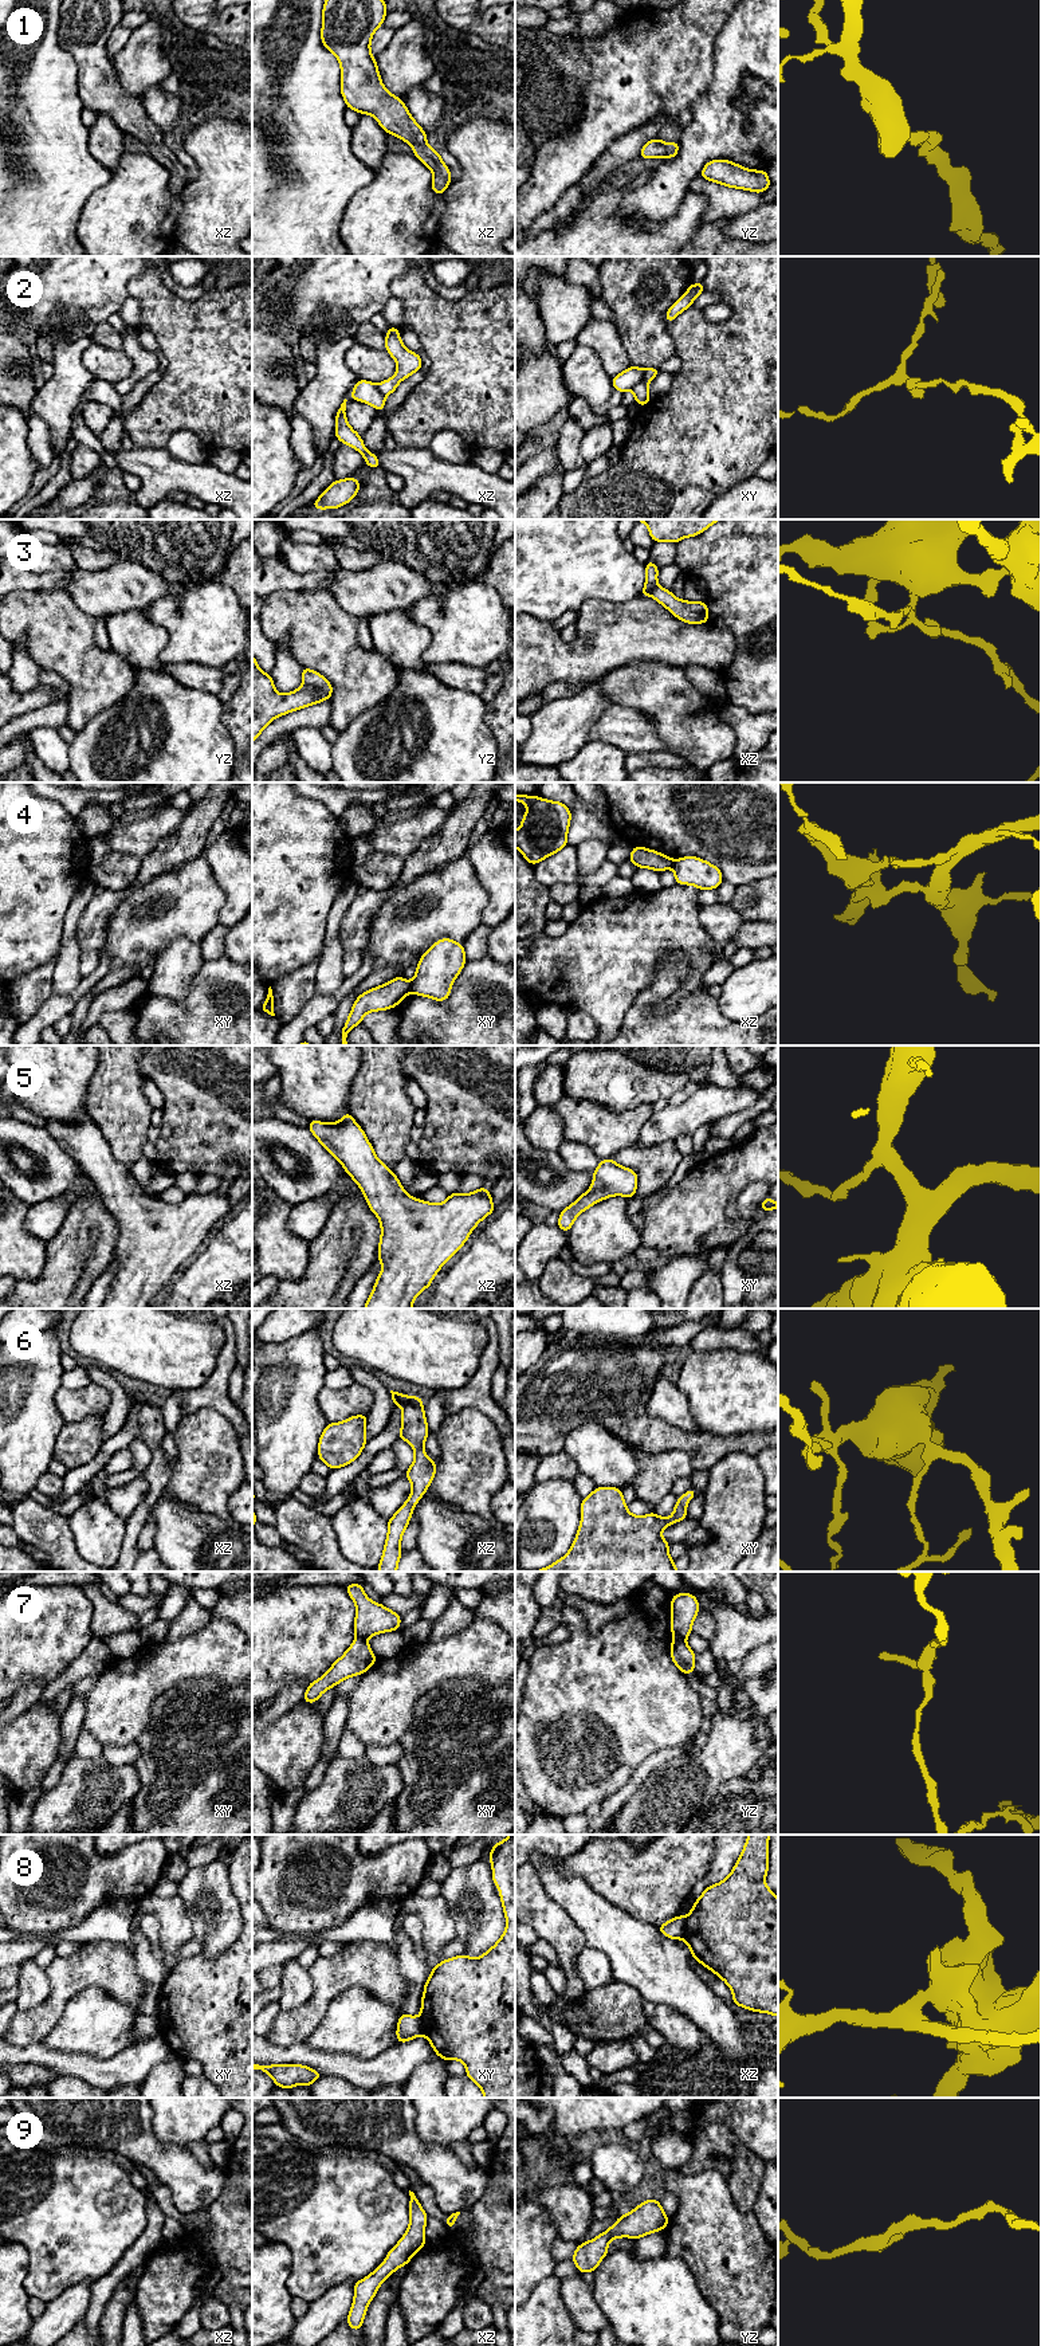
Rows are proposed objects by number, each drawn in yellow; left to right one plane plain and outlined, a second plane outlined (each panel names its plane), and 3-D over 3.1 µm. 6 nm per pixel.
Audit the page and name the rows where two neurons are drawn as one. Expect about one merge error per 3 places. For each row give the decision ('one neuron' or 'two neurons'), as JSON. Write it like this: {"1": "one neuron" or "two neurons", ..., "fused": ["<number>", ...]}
{"1": "one neuron", "2": "two neurons", "3": "two neurons", "4": "two neurons", "5": "two neurons", "6": "one neuron", "7": "two neurons", "8": "two neurons", "9": "one neuron", "fused": ["2", "3", "4", "5", "7", "8"]}

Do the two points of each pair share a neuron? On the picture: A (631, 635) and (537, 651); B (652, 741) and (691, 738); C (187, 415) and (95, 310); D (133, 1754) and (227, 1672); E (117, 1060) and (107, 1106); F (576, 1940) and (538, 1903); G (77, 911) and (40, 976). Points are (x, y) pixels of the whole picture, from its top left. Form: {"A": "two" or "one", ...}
{"A": "one", "B": "two", "C": "two", "D": "two", "E": "one", "F": "one", "G": "two"}

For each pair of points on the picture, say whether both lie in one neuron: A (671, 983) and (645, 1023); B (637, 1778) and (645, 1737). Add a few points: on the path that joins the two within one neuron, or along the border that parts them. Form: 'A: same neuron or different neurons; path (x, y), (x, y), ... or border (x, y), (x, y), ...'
A: same neuron; path (660, 989), (645, 1004), (645, 1012)
B: different neurons; border (668, 1749), (655, 1750), (620, 1788)

